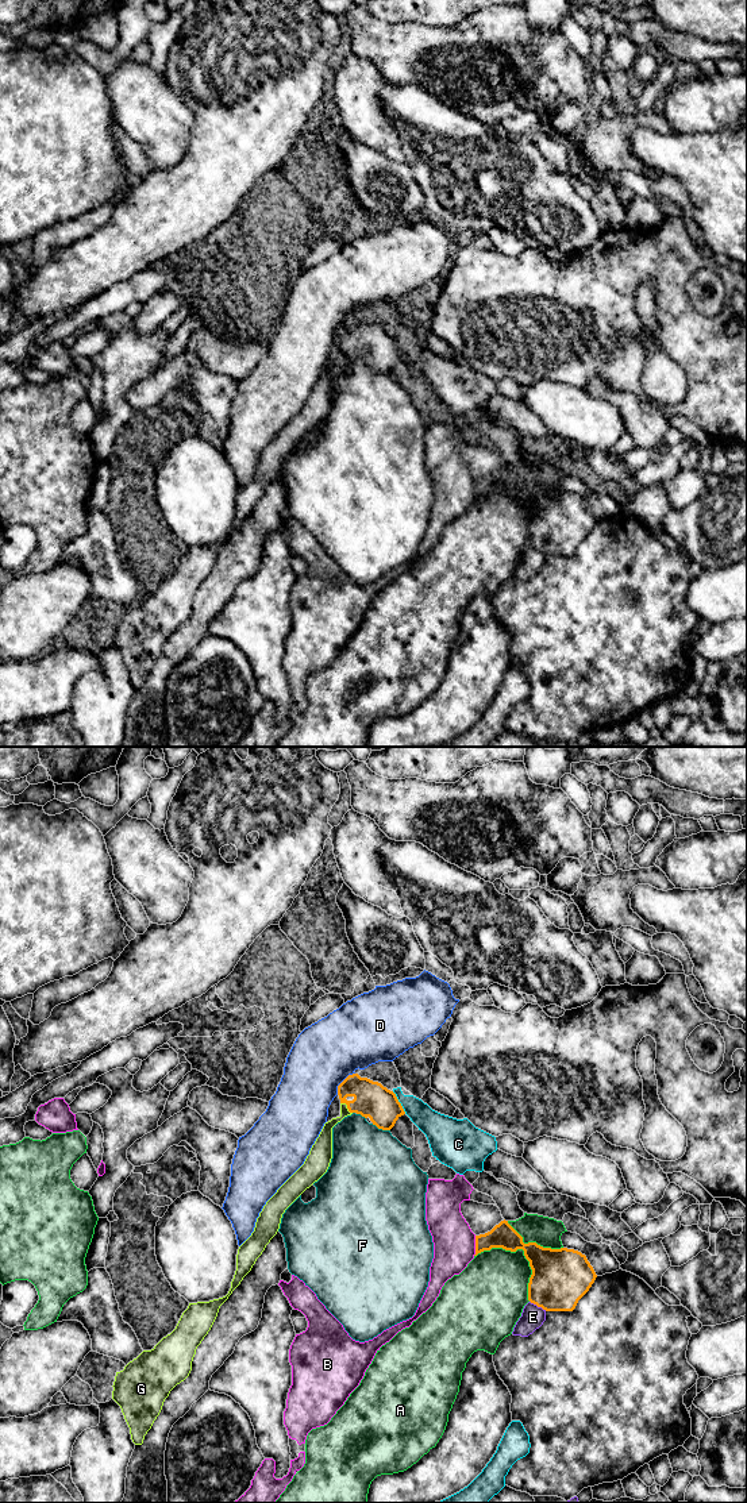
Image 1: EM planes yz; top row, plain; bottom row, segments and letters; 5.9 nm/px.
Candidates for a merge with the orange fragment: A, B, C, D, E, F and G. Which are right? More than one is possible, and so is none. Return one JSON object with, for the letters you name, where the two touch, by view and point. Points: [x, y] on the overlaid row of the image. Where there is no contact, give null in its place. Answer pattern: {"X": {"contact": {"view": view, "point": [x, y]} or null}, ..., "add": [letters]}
{"G": {"contact": {"view": "yz", "point": [347, 1106]}}, "add": ["G"]}

